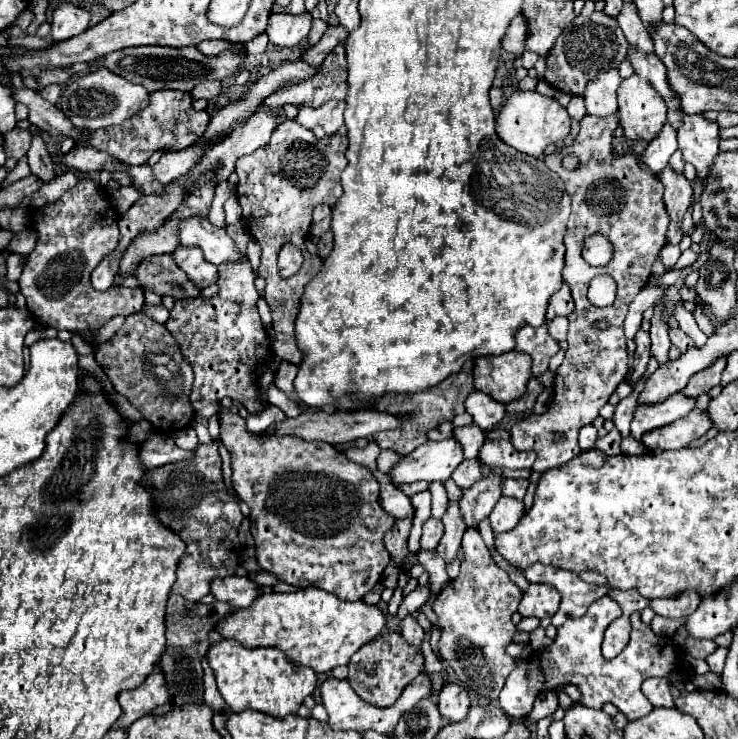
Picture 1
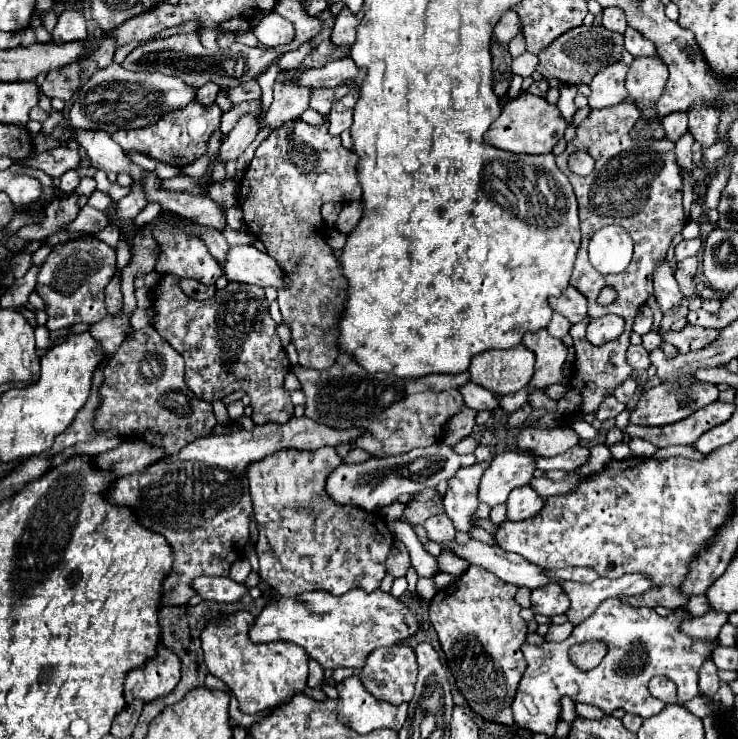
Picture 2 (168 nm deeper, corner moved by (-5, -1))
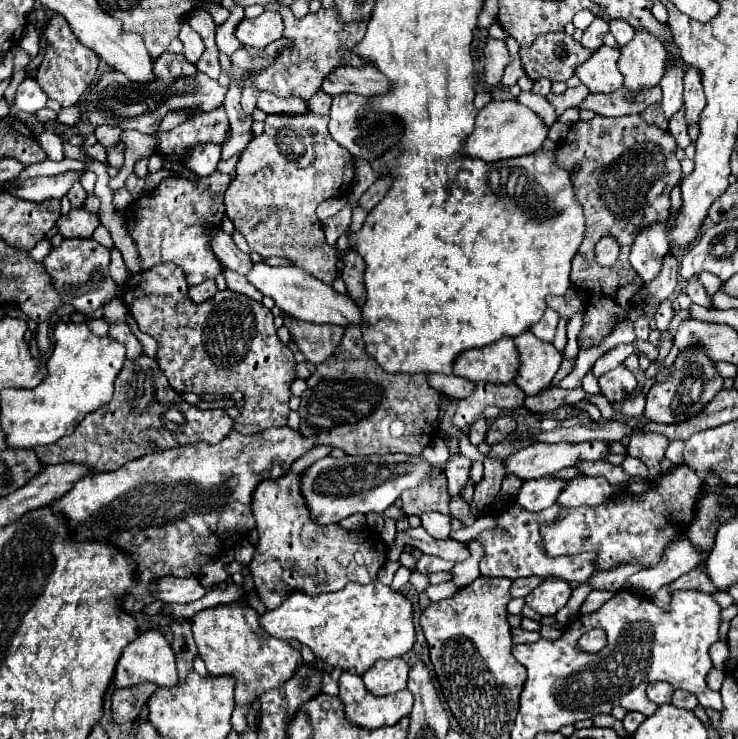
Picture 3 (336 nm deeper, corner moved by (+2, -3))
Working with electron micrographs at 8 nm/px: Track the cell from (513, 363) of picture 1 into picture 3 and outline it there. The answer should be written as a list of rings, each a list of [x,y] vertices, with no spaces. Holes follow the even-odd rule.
[[[504,337],[488,349],[470,349],[456,359],[454,373],[472,383],[512,383],[520,367],[520,355],[512,339]]]

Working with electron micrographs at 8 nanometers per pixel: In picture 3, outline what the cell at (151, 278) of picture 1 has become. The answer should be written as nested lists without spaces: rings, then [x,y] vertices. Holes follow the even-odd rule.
[[[208,279],[208,281],[200,283],[200,285],[194,285],[194,287],[190,287],[188,295],[190,295],[190,299],[192,299],[194,303],[202,303],[202,301],[210,299],[210,297],[212,297],[216,291],[218,291],[218,289],[216,289],[216,283],[214,283],[212,279]]]

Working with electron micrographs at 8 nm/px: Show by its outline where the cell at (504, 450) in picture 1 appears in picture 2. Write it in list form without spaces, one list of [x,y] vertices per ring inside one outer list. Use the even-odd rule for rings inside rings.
[[[576,445],[567,451],[561,453],[557,457],[539,457],[537,459],[537,467],[543,471],[551,471],[551,469],[561,469],[561,471],[575,471],[583,464],[589,461],[589,449]]]

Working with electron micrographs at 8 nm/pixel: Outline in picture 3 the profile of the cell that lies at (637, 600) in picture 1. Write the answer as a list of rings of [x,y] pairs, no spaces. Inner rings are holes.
[[[692,569],[690,573],[682,575],[674,583],[670,583],[668,589],[670,589],[670,593],[682,591],[682,589],[694,589],[694,591],[704,591],[704,593],[716,591],[716,589],[712,589],[712,581],[708,581],[708,575],[702,569]]]

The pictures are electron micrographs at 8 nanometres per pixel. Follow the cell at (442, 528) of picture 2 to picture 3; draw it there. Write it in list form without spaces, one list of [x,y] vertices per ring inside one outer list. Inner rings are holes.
[[[428,511],[428,513],[422,513],[420,515],[422,519],[422,527],[436,539],[444,539],[450,535],[450,515],[442,515],[442,513],[434,513],[434,511]]]

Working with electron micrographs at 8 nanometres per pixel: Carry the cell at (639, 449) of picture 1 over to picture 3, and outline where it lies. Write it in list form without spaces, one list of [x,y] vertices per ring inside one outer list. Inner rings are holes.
[[[646,433],[646,435],[636,435],[630,437],[628,443],[628,455],[640,459],[648,469],[656,471],[660,469],[660,461],[664,459],[664,451],[668,447],[668,439],[660,437],[656,433]]]

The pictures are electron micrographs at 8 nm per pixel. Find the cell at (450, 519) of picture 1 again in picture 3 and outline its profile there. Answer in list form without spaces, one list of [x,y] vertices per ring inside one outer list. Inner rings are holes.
[[[456,453],[450,457],[450,461],[444,467],[446,479],[448,479],[448,493],[450,497],[456,497],[462,493],[462,489],[470,483],[470,465],[472,461],[464,455]]]

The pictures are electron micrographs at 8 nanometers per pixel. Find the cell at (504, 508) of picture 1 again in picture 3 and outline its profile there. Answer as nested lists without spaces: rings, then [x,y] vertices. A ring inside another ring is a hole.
[[[552,477],[524,481],[522,487],[518,489],[514,501],[530,513],[540,513],[546,507],[552,507],[556,503],[556,493],[560,489],[564,489],[564,485],[566,485],[566,481],[558,481]]]

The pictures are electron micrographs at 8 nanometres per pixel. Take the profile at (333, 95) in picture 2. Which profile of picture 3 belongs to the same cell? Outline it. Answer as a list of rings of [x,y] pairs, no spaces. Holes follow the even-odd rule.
[[[318,89],[316,95],[310,97],[310,101],[308,101],[308,111],[316,113],[316,115],[328,115],[330,101],[332,101],[332,97],[328,93],[324,93],[322,89]]]

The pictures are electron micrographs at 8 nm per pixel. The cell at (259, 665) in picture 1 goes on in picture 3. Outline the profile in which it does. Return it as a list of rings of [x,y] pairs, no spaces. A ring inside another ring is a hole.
[[[238,603],[216,605],[202,609],[192,617],[192,633],[198,645],[198,655],[206,663],[210,675],[228,675],[236,681],[236,705],[252,705],[264,691],[282,687],[300,663],[300,651],[288,641],[276,641],[276,637],[264,637],[256,629],[258,613],[252,607],[238,607]]]

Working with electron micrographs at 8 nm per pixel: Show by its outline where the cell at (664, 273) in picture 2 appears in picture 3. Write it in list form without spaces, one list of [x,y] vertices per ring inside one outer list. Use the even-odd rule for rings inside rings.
[[[652,225],[644,229],[640,237],[636,237],[636,245],[630,253],[630,263],[640,273],[644,283],[650,283],[658,277],[662,269],[662,259],[668,253],[668,249],[668,235],[666,229],[660,229],[660,225]]]

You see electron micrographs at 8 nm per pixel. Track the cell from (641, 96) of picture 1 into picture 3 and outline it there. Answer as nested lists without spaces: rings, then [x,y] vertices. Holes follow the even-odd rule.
[[[636,33],[628,45],[620,47],[620,53],[618,69],[624,75],[624,87],[630,91],[654,87],[666,73],[668,53],[648,33]]]

